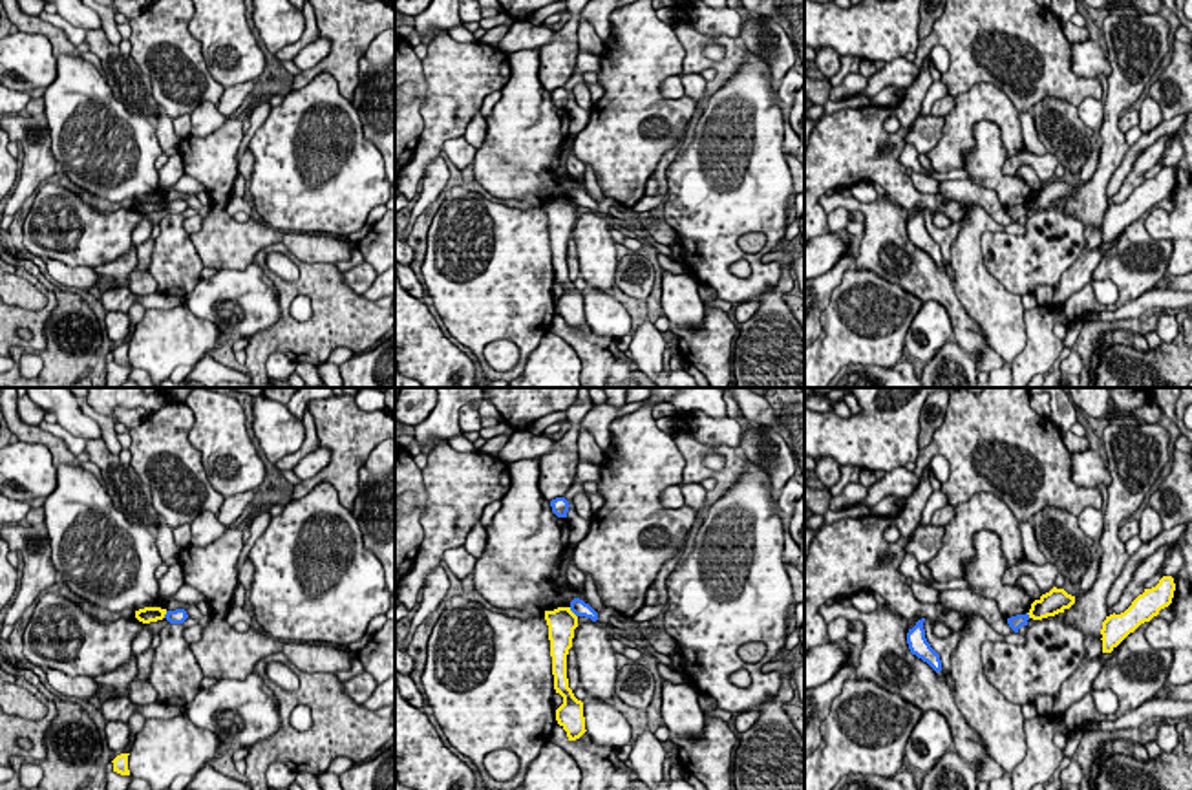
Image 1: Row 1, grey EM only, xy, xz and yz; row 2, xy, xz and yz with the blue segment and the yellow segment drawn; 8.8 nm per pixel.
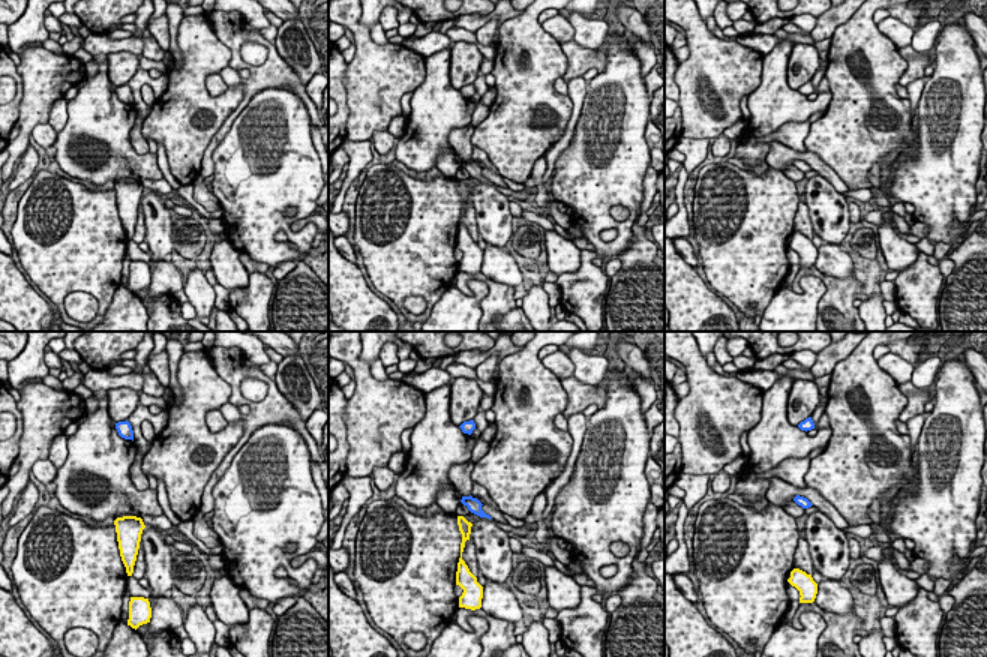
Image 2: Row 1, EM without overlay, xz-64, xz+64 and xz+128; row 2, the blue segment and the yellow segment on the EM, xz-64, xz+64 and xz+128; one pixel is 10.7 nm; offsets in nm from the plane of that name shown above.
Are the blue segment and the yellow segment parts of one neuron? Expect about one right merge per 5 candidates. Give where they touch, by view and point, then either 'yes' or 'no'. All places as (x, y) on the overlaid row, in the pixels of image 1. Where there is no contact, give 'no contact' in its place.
xz (573, 611) | no

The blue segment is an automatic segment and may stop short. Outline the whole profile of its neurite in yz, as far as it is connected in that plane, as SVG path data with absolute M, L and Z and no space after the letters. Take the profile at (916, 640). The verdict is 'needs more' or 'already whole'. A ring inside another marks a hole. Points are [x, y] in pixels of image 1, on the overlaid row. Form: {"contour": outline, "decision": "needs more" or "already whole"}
{"contour": "M925 618L918 620L916 625L909 629L907 644L912 655L927 662L938 673L942 671L942 660L925 638L923 622Z", "decision": "already whole"}

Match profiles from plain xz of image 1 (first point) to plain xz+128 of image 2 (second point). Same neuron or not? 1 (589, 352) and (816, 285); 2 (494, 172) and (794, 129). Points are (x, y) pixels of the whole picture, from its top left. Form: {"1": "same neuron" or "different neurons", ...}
{"1": "different neurons", "2": "different neurons"}

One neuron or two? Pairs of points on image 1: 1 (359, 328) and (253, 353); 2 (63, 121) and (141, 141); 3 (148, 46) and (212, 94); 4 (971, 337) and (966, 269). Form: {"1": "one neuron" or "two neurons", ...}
{"1": "one neuron", "2": "one neuron", "3": "one neuron", "4": "two neurons"}

